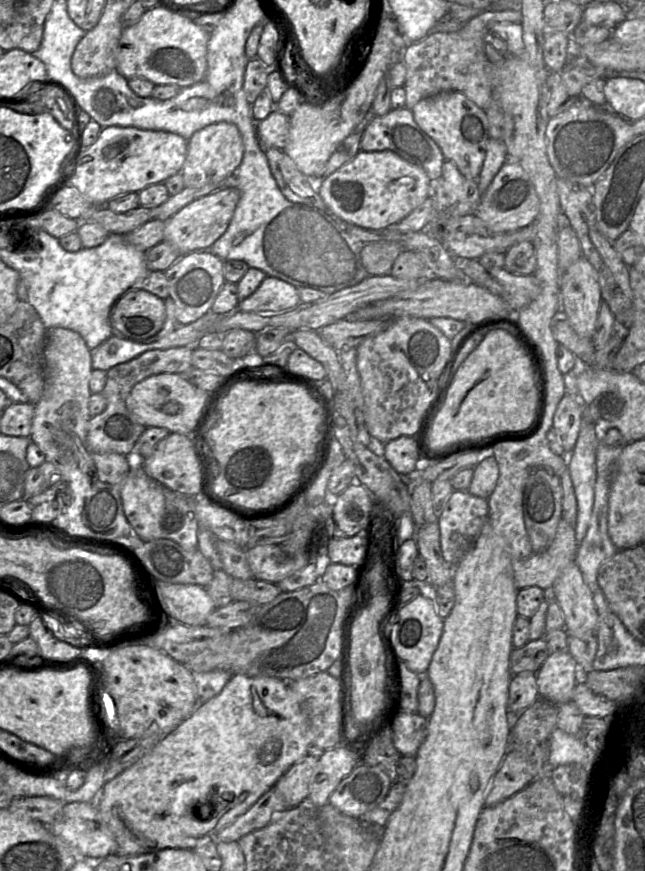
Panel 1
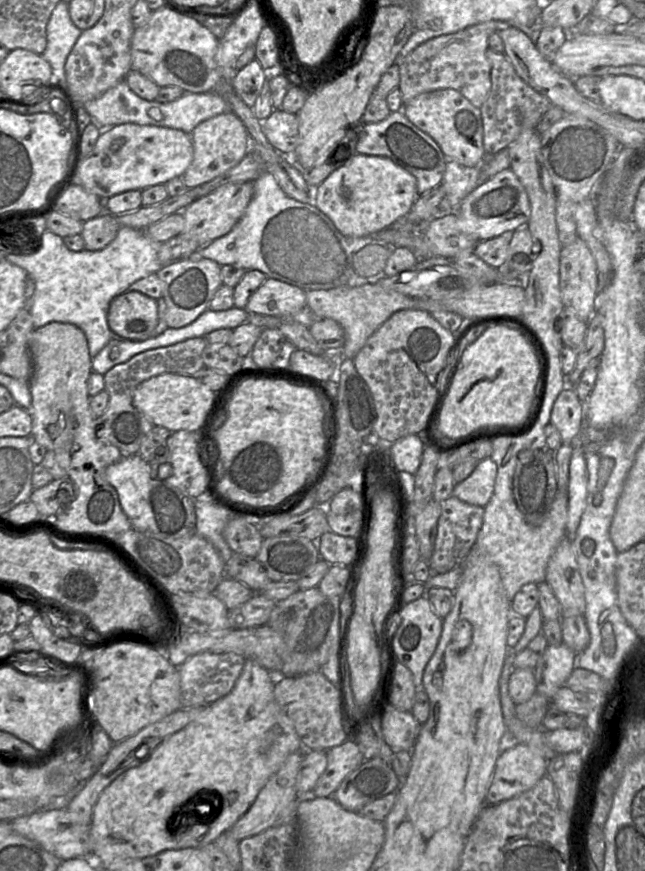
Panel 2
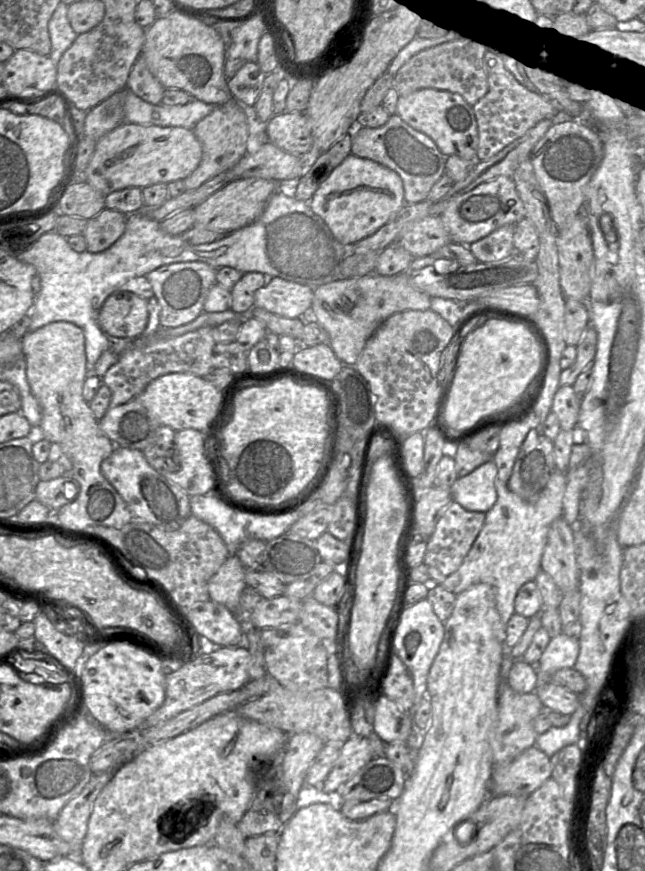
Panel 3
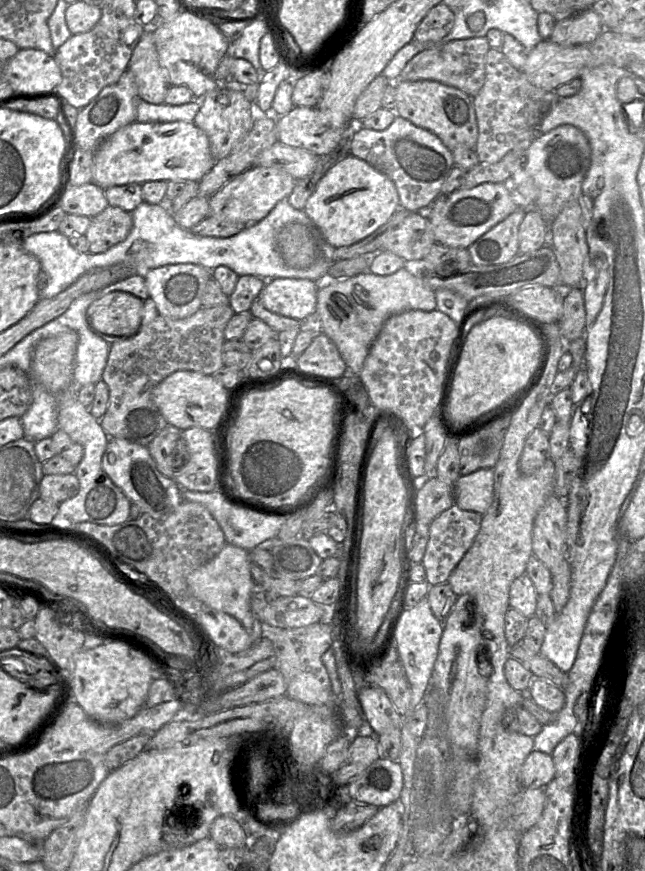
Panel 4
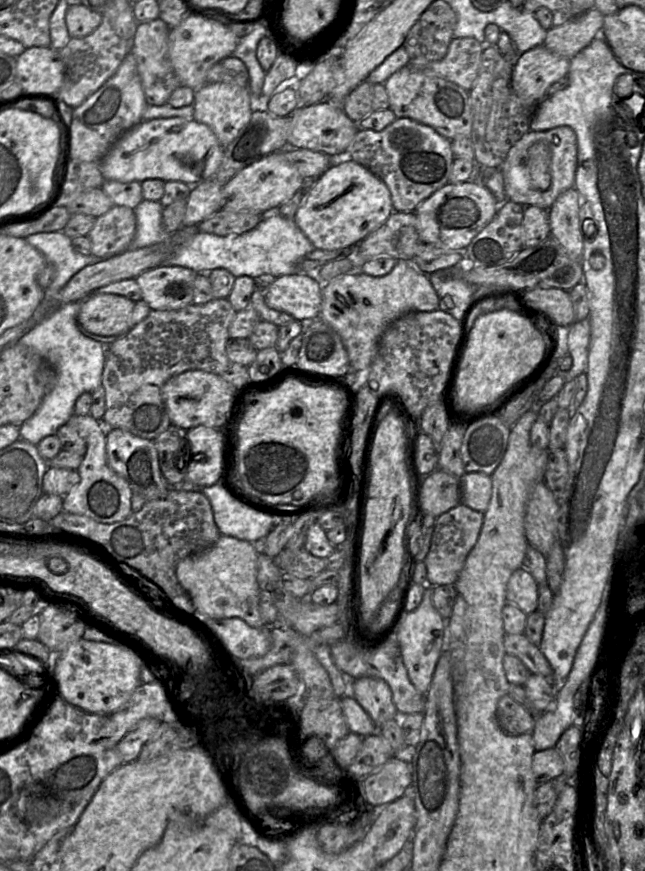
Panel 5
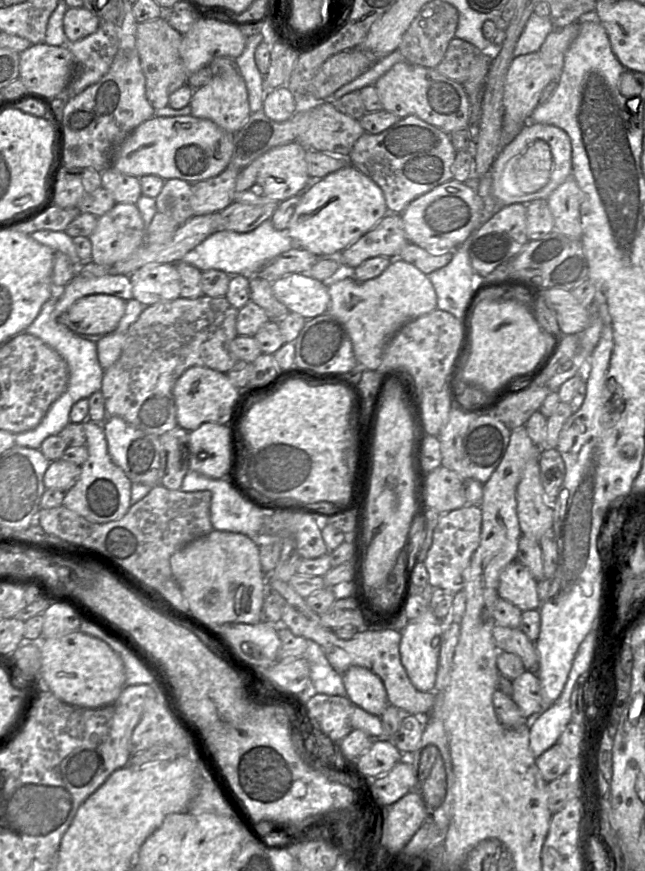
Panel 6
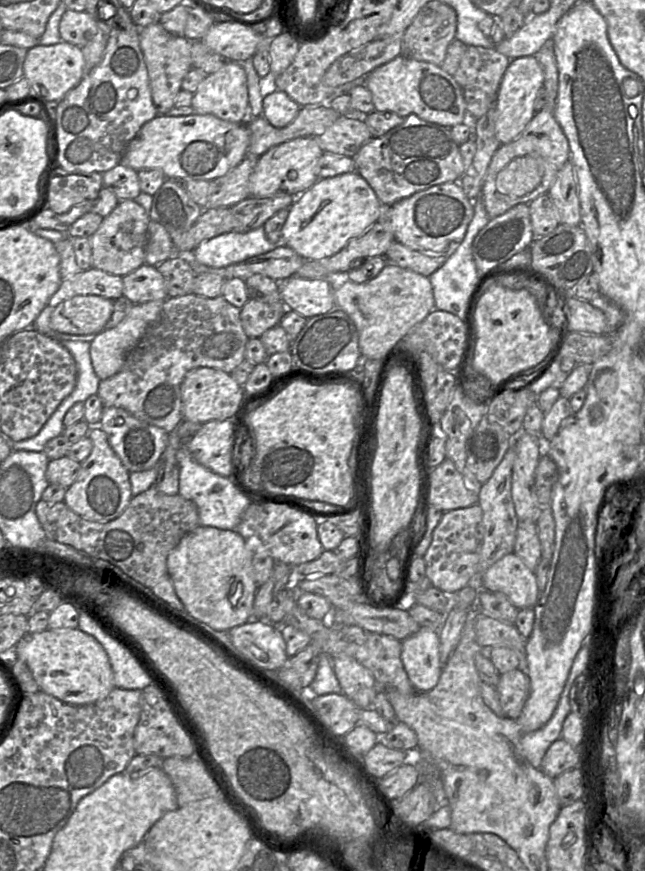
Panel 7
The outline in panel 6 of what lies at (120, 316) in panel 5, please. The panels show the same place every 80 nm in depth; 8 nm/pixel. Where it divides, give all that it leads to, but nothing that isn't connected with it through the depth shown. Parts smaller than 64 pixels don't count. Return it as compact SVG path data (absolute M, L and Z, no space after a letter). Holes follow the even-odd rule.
M86 295L63 312L58 321L76 334L106 335L117 329L126 305L127 300L113 295Z

